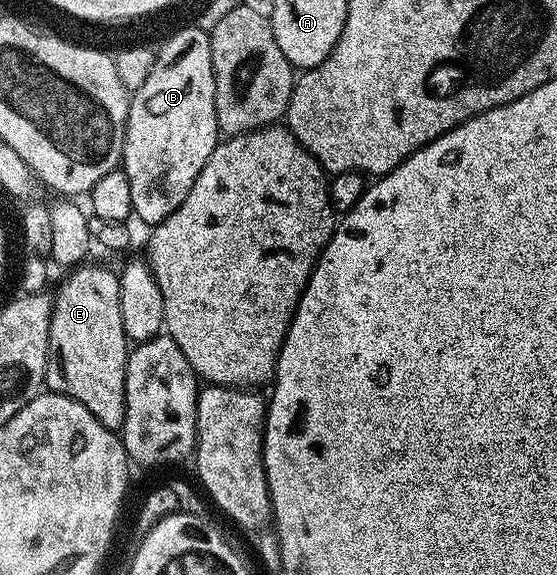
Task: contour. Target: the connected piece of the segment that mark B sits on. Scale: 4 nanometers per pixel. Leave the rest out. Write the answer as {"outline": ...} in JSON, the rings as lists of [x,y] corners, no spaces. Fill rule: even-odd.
{"outline":[[[186,25],[176,35],[167,39],[166,51],[179,55],[172,63],[157,65],[141,85],[139,91],[130,96],[131,108],[127,114],[127,136],[123,146],[121,169],[129,177],[129,194],[133,197],[131,206],[134,218],[154,225],[165,222],[179,208],[181,201],[189,197],[193,181],[205,169],[205,161],[221,142],[221,132],[215,108],[215,74],[211,56],[211,36],[199,27]]]}

